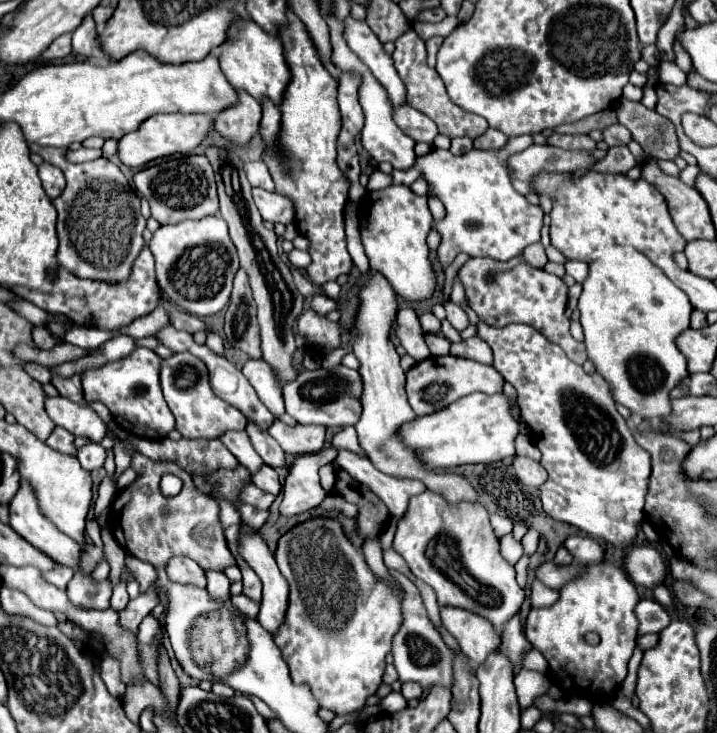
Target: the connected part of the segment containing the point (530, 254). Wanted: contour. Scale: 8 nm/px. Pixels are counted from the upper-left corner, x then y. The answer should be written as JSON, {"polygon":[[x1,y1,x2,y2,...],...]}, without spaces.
{"polygon":[[534,243,534,245,530,245,528,249,524,249,524,251,522,251,522,257,524,257,532,267,538,267,538,269,542,269,542,267,546,265,546,261,548,261,542,243]]}

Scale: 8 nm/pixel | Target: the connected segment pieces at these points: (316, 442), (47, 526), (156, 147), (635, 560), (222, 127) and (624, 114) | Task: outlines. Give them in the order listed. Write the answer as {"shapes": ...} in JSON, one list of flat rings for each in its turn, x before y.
{"shapes":[[[274,421,268,433,280,443,284,453,302,455,316,453,324,445,324,427,322,425,284,425,282,421]],[[28,481,20,483,20,491,16,493,14,501,10,503,10,525,16,533,20,533,26,541,30,541,30,545,34,545,38,551,48,553,50,559,54,559,58,565,64,567,72,567,76,569,80,563,80,557,84,553,84,545,76,543,74,539,66,537,60,529,56,529,56,525,52,525,50,519,44,517,44,513,40,513,38,509,38,501,36,501,36,493,34,489,28,485]],[[184,113,152,115,136,131,130,131,120,139,118,145,120,161,128,167,140,167,156,157,166,157,172,153,192,153,206,139,212,125,214,115,184,115]],[[632,545,624,557,624,567,636,585,648,589,654,589,666,577,664,557,652,545]],[[238,91,240,103,224,109,222,113,216,115,216,131,230,143,238,147,246,147,252,137,258,131,260,119,262,119,262,109,258,107,258,101,250,97,244,91]],[[620,99,618,121,632,133,632,139,642,145,642,149,652,159,674,159,680,153,678,137,674,133,674,125,666,121,652,109,646,109,642,103]]]}

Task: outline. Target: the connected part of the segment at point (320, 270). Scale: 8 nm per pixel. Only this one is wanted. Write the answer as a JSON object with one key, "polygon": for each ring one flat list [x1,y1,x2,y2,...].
{"polygon":[[290,9,288,27,282,29,282,43,286,61,290,63,292,81,280,107,282,119,278,147,284,149,282,153,286,153,286,157,290,157,292,169,278,169,278,161,270,159,268,153,262,153,262,161,276,183,276,191,294,201,294,225,298,233,310,241,308,253,312,263,306,267,306,277,316,285,324,285,352,269,352,257,346,251,344,235,344,205,348,201,350,181,346,181,344,173,336,165,336,137,340,133,340,111,336,105,338,83,320,63,306,27]]}

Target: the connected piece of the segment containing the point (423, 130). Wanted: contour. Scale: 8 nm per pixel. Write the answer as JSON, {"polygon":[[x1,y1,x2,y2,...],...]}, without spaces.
{"polygon":[[410,105,396,107,394,119,396,119,398,127,404,129,404,133,406,133,408,137,412,137,414,141,424,141,424,143,432,145,434,137,438,135,436,123,434,123,432,119,428,119,426,115,422,115,420,111,412,109]]}

